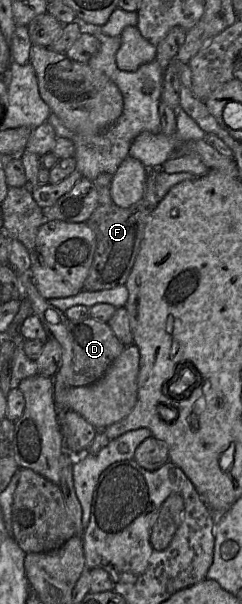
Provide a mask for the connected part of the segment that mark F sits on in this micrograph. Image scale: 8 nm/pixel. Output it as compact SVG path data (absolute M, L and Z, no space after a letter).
M148 171L143 198L130 207L119 207L110 194L112 178L113 174L102 173L93 181L98 194L98 205L86 223L95 234L96 249L83 285L85 291L109 290L125 285L139 253L148 218L161 201L158 201L155 192L155 174L149 175Z

